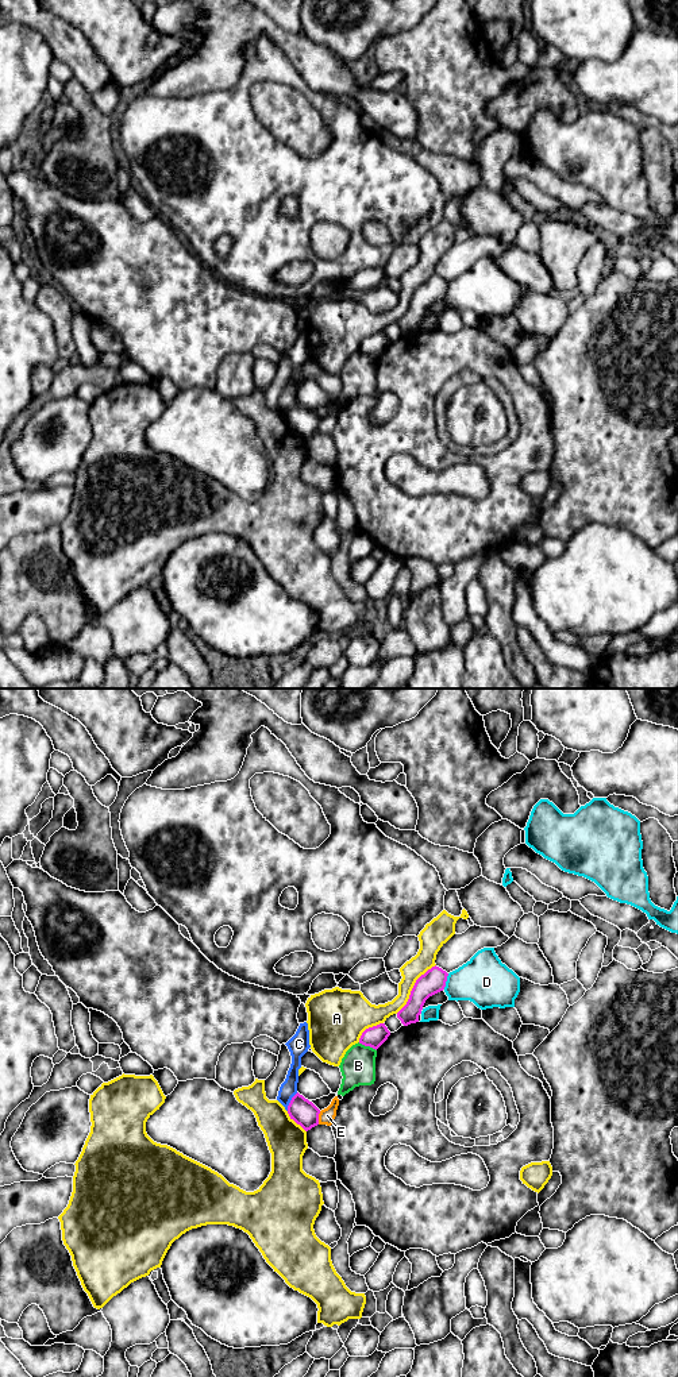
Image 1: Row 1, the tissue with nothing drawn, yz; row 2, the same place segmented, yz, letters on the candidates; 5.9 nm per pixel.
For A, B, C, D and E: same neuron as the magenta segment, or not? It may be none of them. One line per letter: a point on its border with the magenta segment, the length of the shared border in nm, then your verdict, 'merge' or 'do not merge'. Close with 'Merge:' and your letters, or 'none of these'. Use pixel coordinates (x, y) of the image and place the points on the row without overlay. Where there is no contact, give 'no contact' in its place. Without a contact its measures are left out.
A: yz (413, 296) | 380 nm | do not merge
B: yz (368, 354) | 120 nm | do not merge
C: yz (291, 411) | 130 nm | do not merge
D: yz (445, 290) | 100 nm | do not merge
E: yz (318, 427) | 80 nm | do not merge
Merge: none of these

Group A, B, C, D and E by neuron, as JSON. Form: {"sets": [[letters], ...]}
{"sets": [["A"], ["B"], ["C"], ["D"], ["E"]]}

